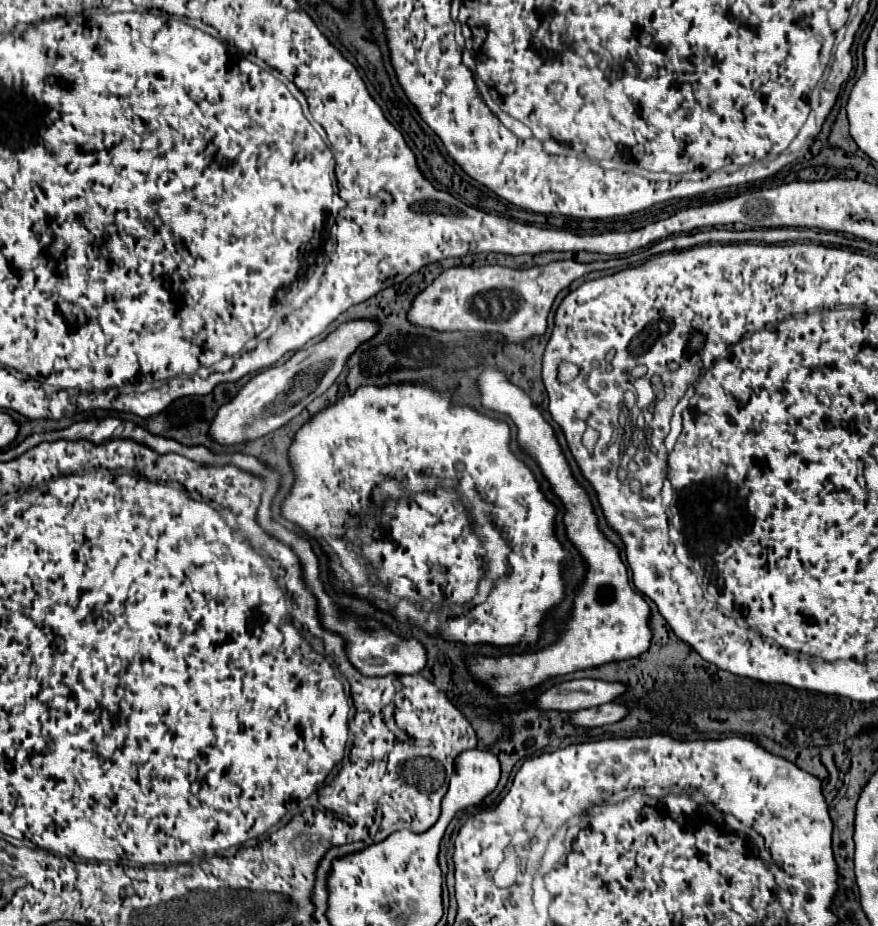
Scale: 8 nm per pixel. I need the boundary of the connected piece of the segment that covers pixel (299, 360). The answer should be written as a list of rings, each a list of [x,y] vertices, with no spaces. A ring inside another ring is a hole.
[[[356,320],[356,322],[340,324],[320,344],[306,346],[306,348],[298,350],[288,362],[284,362],[280,366],[272,366],[272,368],[264,370],[262,374],[254,376],[238,392],[238,396],[232,402],[224,404],[218,410],[218,414],[210,426],[210,436],[216,442],[220,442],[222,446],[228,446],[228,444],[240,444],[240,442],[260,438],[260,436],[288,424],[314,398],[322,396],[332,386],[332,382],[342,372],[346,358],[356,350],[356,346],[360,346],[366,338],[372,338],[376,332],[378,332],[378,322],[370,322],[370,320]]]

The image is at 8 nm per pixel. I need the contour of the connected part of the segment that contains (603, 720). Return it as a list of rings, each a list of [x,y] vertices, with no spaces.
[[[612,702],[612,704],[602,704],[596,708],[588,708],[588,710],[578,710],[572,714],[570,722],[576,726],[586,726],[586,728],[596,728],[596,726],[606,726],[606,724],[614,724],[626,718],[626,714],[630,714],[630,708],[622,702]]]

